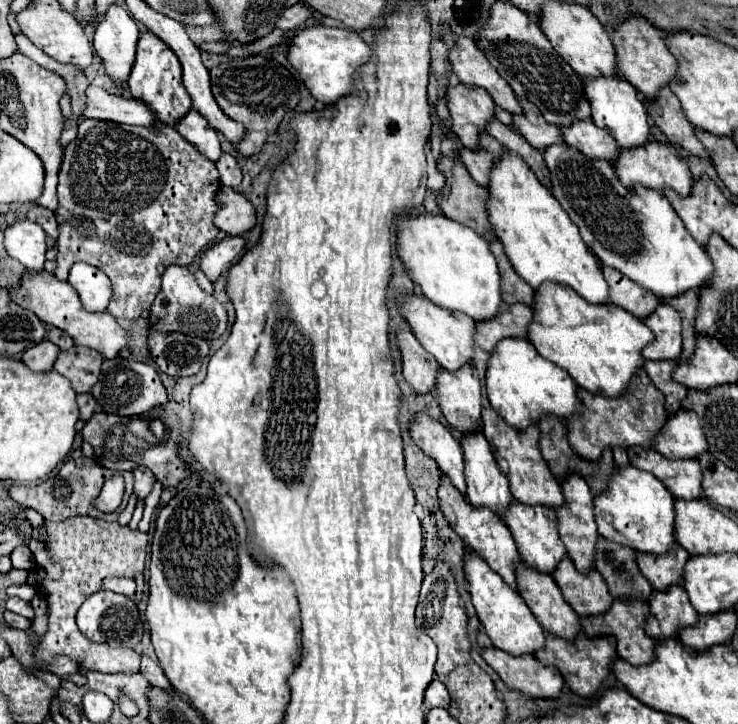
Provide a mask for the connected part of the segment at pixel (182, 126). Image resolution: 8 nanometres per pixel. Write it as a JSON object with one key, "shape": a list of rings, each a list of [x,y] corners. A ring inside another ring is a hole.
{"shape":[[[190,110],[176,126],[176,130],[180,132],[180,136],[184,140],[188,140],[190,144],[194,144],[198,148],[198,152],[202,152],[208,160],[218,162],[222,150],[220,150],[220,140],[214,128],[210,128],[210,124],[204,120],[204,116],[200,116],[200,112]]]}

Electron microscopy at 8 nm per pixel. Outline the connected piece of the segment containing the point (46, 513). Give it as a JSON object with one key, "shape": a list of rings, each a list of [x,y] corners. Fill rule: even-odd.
{"shape":[[[70,454],[70,458],[66,460],[66,466],[62,466],[56,476],[48,478],[48,480],[42,482],[42,484],[36,484],[36,486],[12,486],[12,488],[10,488],[10,498],[16,500],[16,502],[18,502],[20,506],[24,506],[24,508],[32,508],[32,510],[40,512],[40,514],[44,516],[44,520],[52,520],[52,522],[62,522],[62,520],[66,520],[66,518],[70,518],[70,516],[90,516],[90,518],[102,518],[102,520],[108,520],[108,522],[116,520],[118,514],[124,510],[124,506],[126,506],[130,494],[132,494],[132,484],[134,484],[132,472],[108,470],[108,468],[100,466],[96,460],[84,458],[84,456],[82,456],[84,468],[78,470],[76,464],[74,464],[74,458],[76,458],[76,454],[74,454],[74,456]],[[116,474],[122,474],[122,478],[126,480],[124,500],[122,500],[122,506],[120,506],[116,512],[104,514],[104,512],[96,510],[96,504],[94,504],[94,502],[96,502],[96,498],[98,498],[98,494],[100,494],[100,490],[102,490],[102,484],[104,484],[108,478],[116,476]]]}

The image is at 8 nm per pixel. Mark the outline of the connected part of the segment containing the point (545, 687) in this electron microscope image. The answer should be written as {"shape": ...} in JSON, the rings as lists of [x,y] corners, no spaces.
{"shape":[[[488,646],[482,650],[482,658],[496,670],[506,686],[520,690],[536,698],[554,698],[560,694],[564,680],[558,668],[542,666],[532,654],[510,656],[504,650]]]}

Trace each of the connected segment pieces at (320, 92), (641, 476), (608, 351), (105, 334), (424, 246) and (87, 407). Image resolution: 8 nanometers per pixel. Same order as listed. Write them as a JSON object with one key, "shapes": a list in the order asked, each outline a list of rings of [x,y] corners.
{"shapes":[[[[322,24],[298,30],[288,44],[288,62],[296,68],[308,92],[324,104],[332,104],[356,90],[352,76],[370,60],[370,56],[370,46],[356,32],[346,28],[328,28]]],[[[628,464],[624,468],[614,468],[608,488],[594,496],[596,526],[600,536],[630,546],[638,552],[664,554],[670,550],[674,540],[674,498],[666,486],[644,470]]],[[[544,284],[540,292],[536,292],[536,304],[532,304],[532,312],[536,312],[536,320],[532,320],[532,344],[544,358],[552,360],[560,368],[564,368],[572,380],[594,394],[604,396],[620,396],[626,390],[628,380],[632,374],[642,366],[642,348],[654,340],[652,330],[646,328],[646,324],[632,316],[630,312],[624,312],[610,304],[588,304],[586,300],[580,300],[572,288],[560,288],[560,284]]],[[[44,270],[34,272],[34,274],[24,272],[22,274],[22,284],[18,288],[8,288],[8,292],[10,292],[14,304],[18,304],[26,310],[32,310],[44,324],[50,324],[50,326],[56,326],[56,328],[64,330],[74,340],[74,344],[98,350],[108,360],[116,358],[118,352],[128,346],[126,330],[120,328],[118,322],[108,312],[92,314],[92,312],[84,310],[84,306],[82,306],[78,294],[74,292],[74,288],[68,282],[56,280],[54,274],[48,274]]],[[[444,214],[404,216],[398,220],[396,252],[412,282],[434,304],[452,312],[464,312],[476,322],[496,316],[502,304],[498,266],[488,242],[472,228]]],[[[78,394],[76,402],[78,402],[78,406],[80,406],[80,420],[88,422],[88,420],[92,418],[94,410],[96,410],[96,400],[94,400],[94,396],[92,396],[92,394]]]]}

